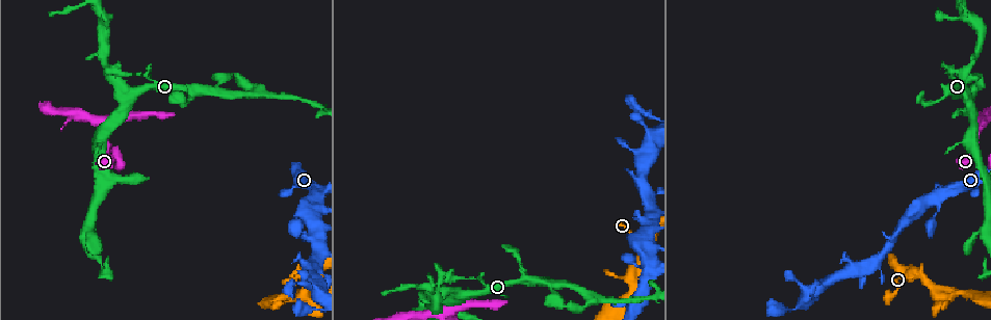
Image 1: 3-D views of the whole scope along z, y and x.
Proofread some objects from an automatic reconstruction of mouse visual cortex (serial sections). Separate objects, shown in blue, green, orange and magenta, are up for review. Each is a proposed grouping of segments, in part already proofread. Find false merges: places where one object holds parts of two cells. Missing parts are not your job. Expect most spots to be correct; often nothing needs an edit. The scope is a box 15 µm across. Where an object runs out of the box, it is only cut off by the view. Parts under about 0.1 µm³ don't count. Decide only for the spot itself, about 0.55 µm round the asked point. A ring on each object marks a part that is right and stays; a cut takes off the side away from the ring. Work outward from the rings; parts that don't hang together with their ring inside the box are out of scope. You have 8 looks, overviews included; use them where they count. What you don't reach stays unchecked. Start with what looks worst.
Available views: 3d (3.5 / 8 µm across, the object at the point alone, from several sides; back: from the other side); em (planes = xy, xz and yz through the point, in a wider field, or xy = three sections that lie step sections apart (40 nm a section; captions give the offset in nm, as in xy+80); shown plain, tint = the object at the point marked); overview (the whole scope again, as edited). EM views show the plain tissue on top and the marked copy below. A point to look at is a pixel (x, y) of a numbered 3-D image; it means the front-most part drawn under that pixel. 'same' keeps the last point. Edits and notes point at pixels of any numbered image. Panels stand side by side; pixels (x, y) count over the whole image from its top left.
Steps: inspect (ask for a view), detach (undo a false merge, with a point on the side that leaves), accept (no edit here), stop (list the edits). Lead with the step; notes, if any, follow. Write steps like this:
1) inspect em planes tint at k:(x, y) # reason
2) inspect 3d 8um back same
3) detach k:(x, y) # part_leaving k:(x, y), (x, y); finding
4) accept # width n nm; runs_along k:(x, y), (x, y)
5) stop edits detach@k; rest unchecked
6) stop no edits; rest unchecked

inspect 3d 8um at 1:(318, 249)

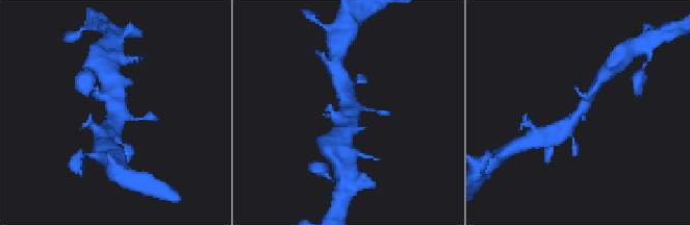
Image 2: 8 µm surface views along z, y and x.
inspect 3d 3.5um at 2:(350, 110)

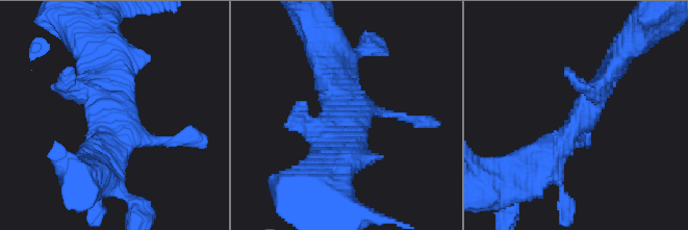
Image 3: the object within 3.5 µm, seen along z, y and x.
inspect em xy step 1 tint at 3:(345, 120)

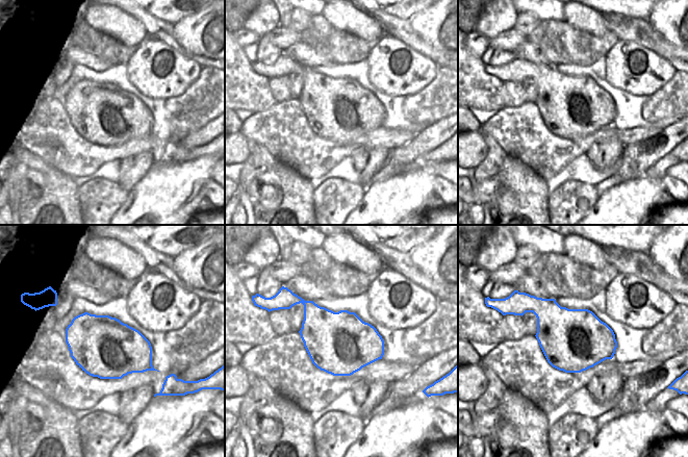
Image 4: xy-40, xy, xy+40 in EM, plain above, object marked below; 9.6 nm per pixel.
accept # runs_along 3:(619, 58), (585, 117), (537, 171); one cell here

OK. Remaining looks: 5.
inspect 3d 3.5um back at 1:(525, 278) # a narrow waist

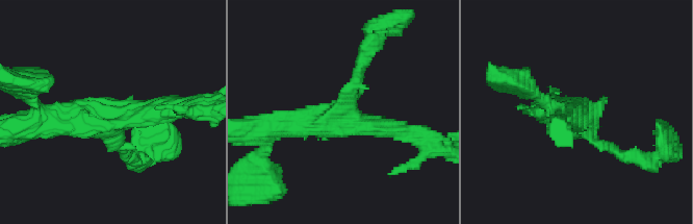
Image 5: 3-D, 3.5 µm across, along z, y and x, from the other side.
inspect em xy step 3 tint at 5:(113, 118) # need the tissue

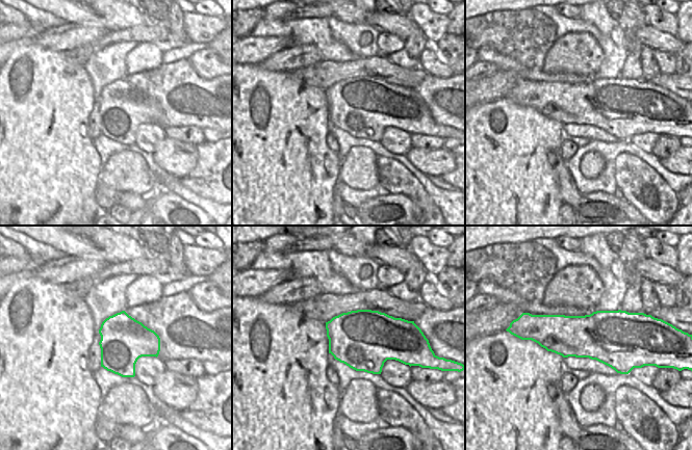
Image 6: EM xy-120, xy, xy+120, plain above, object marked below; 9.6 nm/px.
accept # all the same cell

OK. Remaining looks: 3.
inspect 3d 3.5um at 1:(112, 79) # abrupt turn

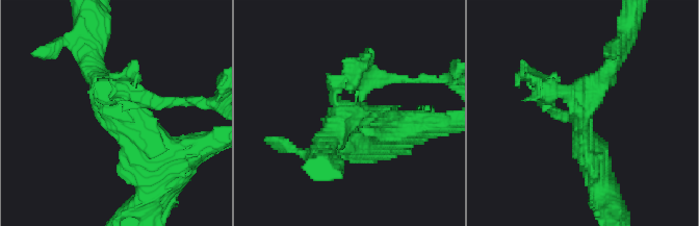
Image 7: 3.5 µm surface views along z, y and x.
inspect em planes tint at 7:(349, 117)

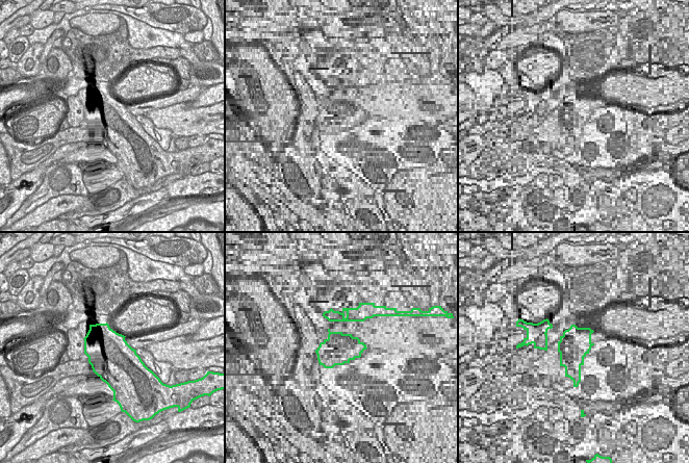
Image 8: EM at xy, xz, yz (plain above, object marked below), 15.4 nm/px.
detach 7:(353, 69) # width 700 nm; part_leaving 7:(335, 100), (341, 81), (415, 81); a second cell is stuck on

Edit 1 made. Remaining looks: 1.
stop edits detach@7; rest unchecked

